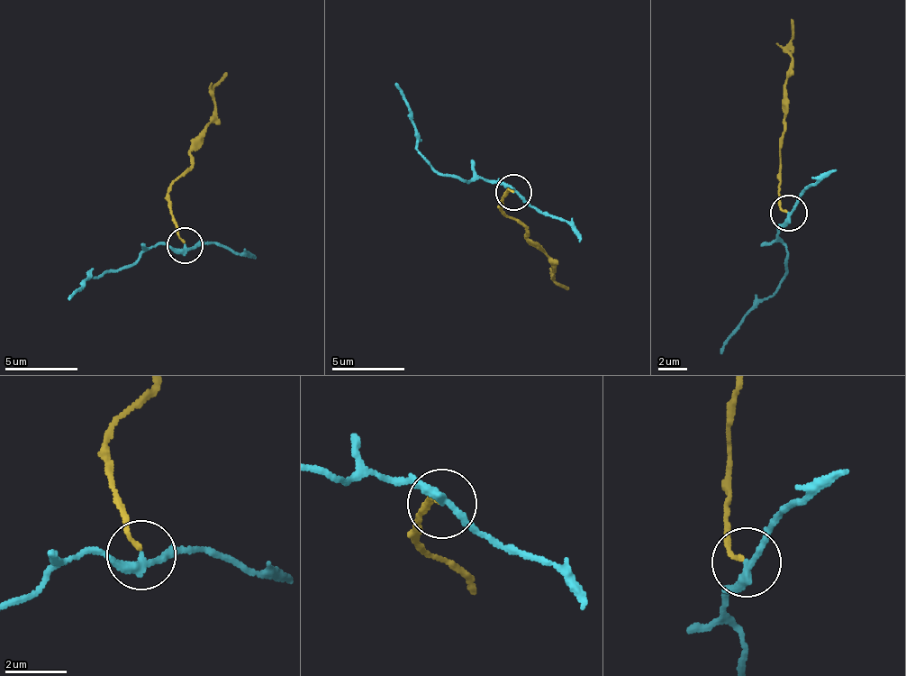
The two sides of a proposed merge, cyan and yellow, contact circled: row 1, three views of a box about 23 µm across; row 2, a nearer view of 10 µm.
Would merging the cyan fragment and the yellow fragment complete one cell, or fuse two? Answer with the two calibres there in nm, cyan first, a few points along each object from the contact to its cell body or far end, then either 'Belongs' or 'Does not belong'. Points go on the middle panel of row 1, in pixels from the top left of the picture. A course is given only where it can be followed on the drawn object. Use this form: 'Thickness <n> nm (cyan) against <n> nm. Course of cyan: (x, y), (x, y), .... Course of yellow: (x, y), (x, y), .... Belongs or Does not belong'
Thickness 240 nm (cyan) against 140 nm. Course of cyan: (512, 192), (508, 185), (479, 179), (460, 180), (438, 174), (419, 143), (409, 106), (394, 82). Course of yellow: (512, 192), (506, 189), (502, 216), (526, 229), (528, 242), (552, 267), (554, 282), (569, 288). Does not belong

